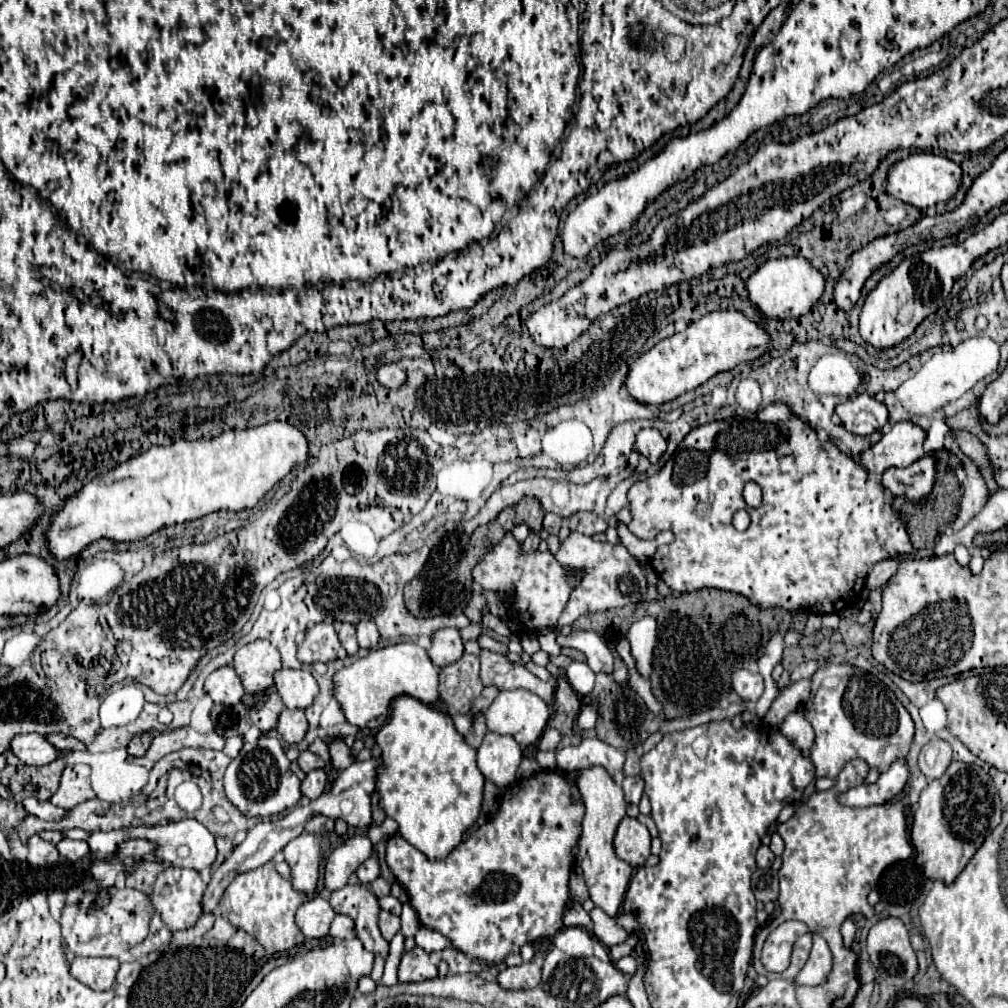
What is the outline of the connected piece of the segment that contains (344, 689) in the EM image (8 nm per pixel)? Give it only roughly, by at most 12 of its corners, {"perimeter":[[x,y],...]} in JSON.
{"perimeter":[[415,642],[333,676],[349,724],[379,730],[391,700],[433,704],[439,668]]}

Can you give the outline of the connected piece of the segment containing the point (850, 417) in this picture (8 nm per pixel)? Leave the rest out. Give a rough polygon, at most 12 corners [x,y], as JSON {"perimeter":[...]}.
{"perimeter":[[869,394],[835,408],[845,430],[869,436],[887,424],[887,408]]}

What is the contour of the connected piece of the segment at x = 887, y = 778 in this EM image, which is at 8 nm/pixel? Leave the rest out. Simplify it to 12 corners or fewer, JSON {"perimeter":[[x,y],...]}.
{"perimeter":[[893,762],[877,782],[839,796],[847,806],[891,802],[909,778],[907,766]]}

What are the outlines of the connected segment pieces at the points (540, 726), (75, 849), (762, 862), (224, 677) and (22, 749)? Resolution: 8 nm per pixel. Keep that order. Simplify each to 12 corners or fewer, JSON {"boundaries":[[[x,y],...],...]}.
{"boundaries":[[[503,690],[487,730],[523,746],[541,738],[551,706],[529,690]],[[67,840],[57,844],[61,858],[79,860],[89,854],[85,840]],[[769,846],[757,850],[757,868],[769,868],[773,854]],[[233,666],[207,676],[213,702],[233,706],[245,688]],[[19,734],[11,752],[29,766],[43,766],[59,750],[41,734]]]}

